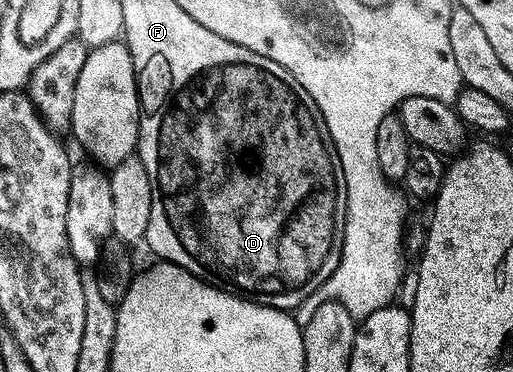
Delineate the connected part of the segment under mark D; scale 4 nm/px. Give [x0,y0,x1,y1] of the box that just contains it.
[136,24,348,310]

